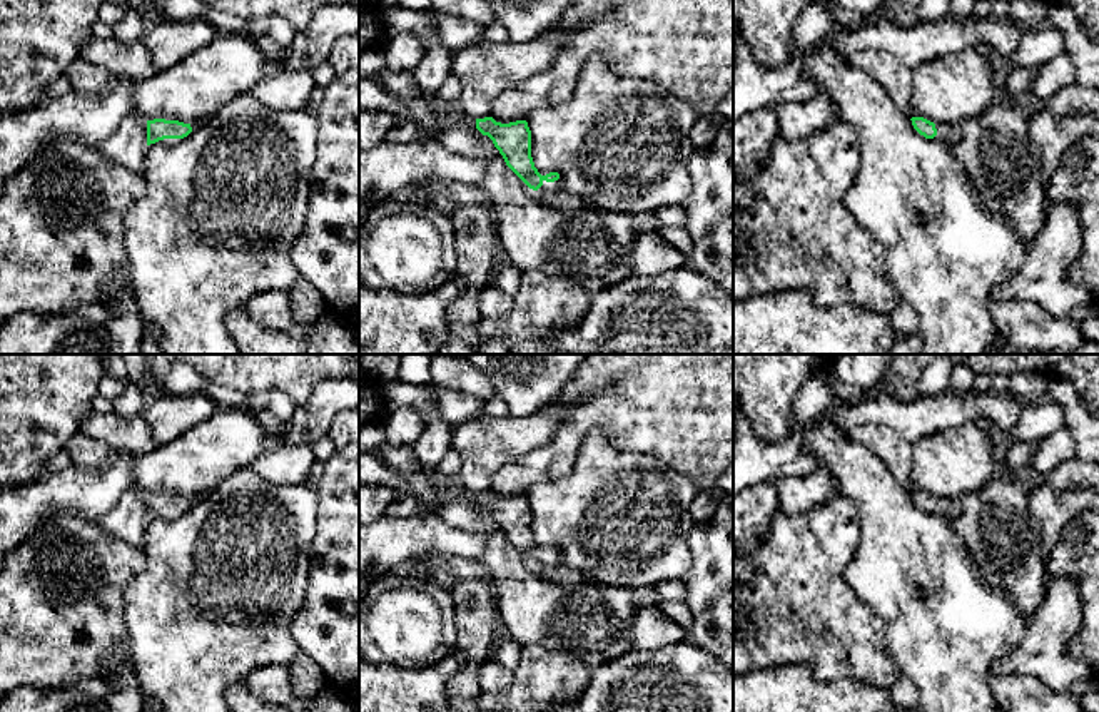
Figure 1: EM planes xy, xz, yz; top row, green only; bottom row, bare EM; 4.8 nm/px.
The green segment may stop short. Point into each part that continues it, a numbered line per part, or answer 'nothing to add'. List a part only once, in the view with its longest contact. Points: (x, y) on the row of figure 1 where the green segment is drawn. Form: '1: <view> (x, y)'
1: xz (373, 97)
2: yz (951, 134)

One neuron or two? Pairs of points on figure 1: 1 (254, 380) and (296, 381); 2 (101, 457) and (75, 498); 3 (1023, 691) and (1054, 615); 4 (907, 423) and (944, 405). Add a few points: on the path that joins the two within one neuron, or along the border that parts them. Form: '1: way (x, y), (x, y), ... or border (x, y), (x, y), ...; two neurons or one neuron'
1: way (264, 380), (286, 380); one neuron
2: border (112, 450), (112, 458), (101, 468), (72, 465); two neurons
3: border (991, 674), (1033, 674), (1051, 687), (1066, 691); two neurons
4: way (916, 420), (936, 413); one neuron

